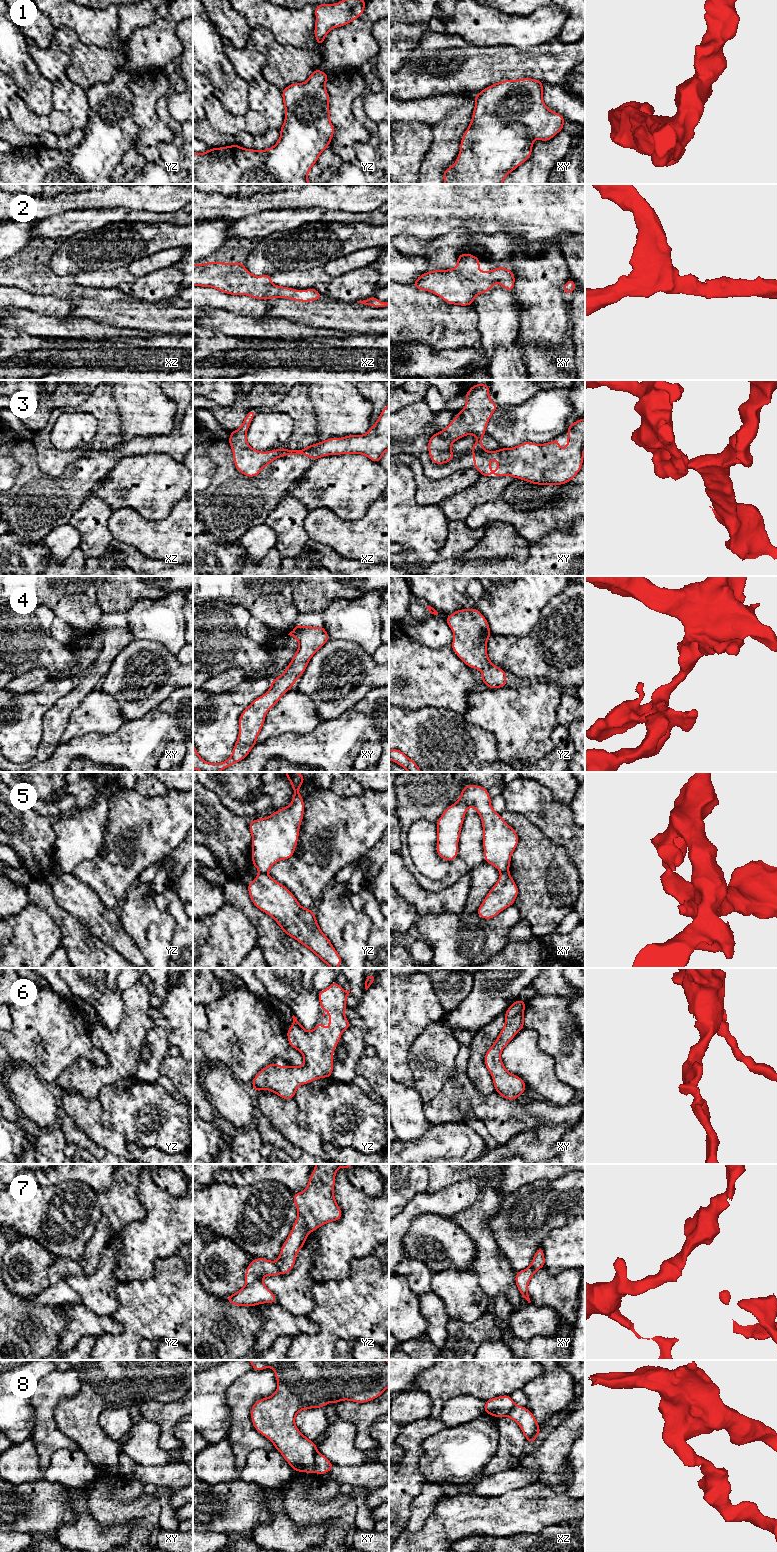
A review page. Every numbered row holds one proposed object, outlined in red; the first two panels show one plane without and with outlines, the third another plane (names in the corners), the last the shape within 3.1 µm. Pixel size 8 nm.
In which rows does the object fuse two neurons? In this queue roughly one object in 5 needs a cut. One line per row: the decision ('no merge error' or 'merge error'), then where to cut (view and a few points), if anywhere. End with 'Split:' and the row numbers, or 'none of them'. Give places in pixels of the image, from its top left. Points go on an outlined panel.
1: no merge error; no cut
2: no merge error; no cut
3: no merge error; no cut
4: no merge error; no cut
5: merge error; cut in yz along (259, 872), (266, 873)
6: no merge error; no cut
7: no merge error; no cut
8: merge error; cut in xy along (317, 1451), (315, 1456), (315, 1472)
Split: 5, 8

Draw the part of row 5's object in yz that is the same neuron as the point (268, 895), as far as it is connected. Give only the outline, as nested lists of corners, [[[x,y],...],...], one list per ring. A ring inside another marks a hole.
[[[259,873],[248,885],[252,903],[264,913],[270,915],[288,936],[310,949],[331,968],[338,968],[342,959],[327,936],[321,931],[312,909],[303,908],[287,887],[274,880],[267,873]]]

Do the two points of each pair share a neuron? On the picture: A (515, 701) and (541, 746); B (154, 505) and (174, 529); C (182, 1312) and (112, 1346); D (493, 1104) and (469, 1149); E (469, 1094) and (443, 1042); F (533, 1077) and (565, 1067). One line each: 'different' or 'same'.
A: same
B: different
C: same
D: different
E: different
F: different

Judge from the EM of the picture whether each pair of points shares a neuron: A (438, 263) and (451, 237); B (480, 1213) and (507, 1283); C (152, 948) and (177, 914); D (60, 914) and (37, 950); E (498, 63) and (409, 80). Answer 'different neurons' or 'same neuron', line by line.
A: same neuron
B: same neuron
C: different neurons
D: different neurons
E: same neuron

